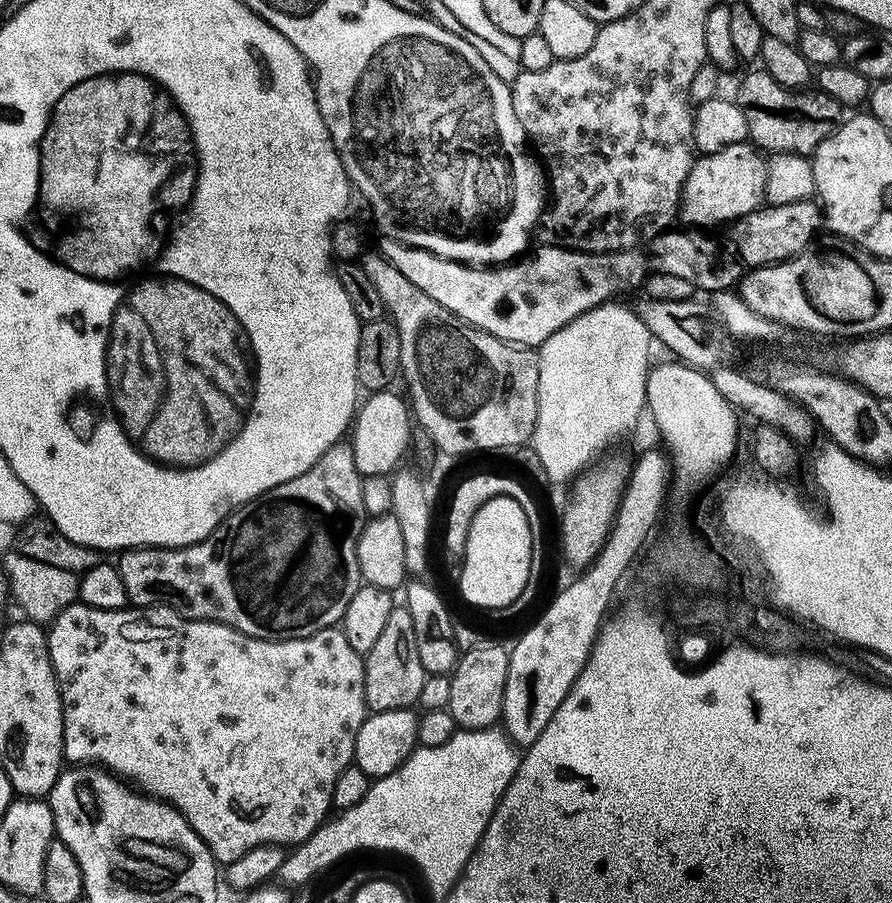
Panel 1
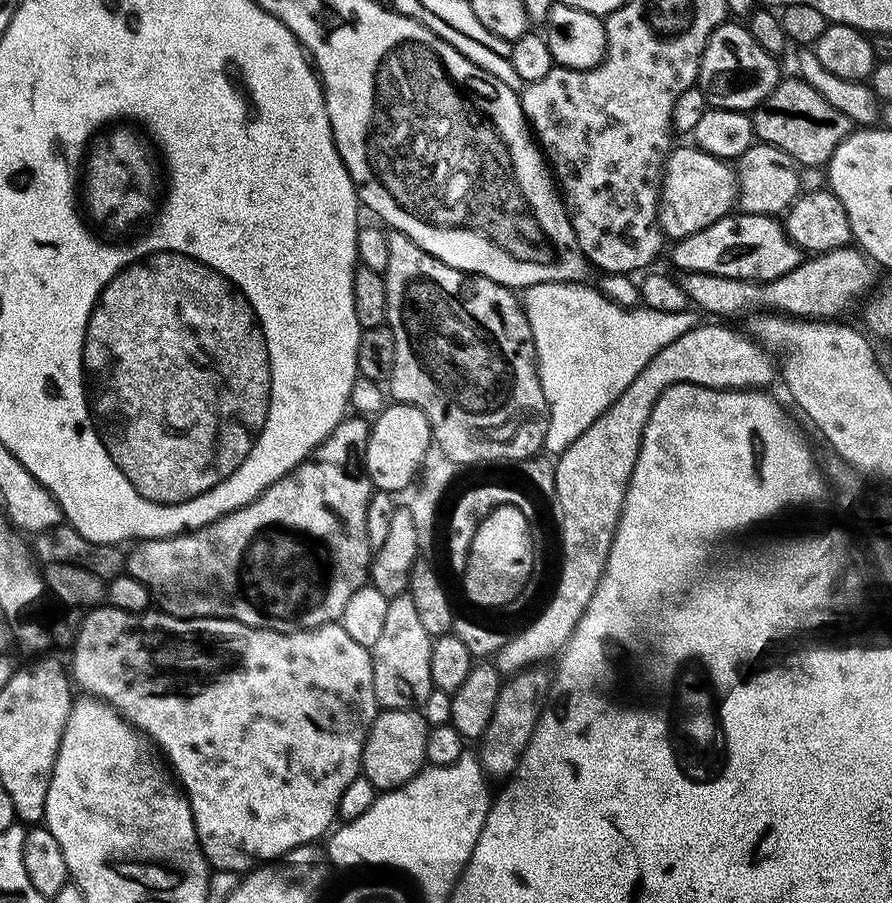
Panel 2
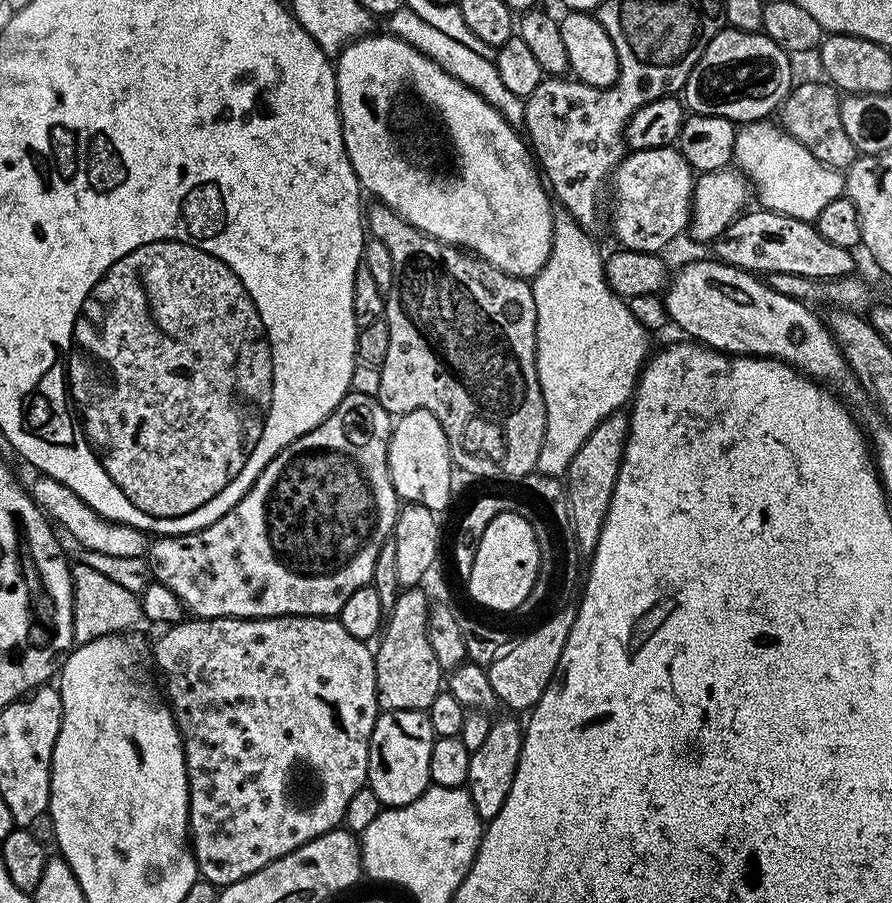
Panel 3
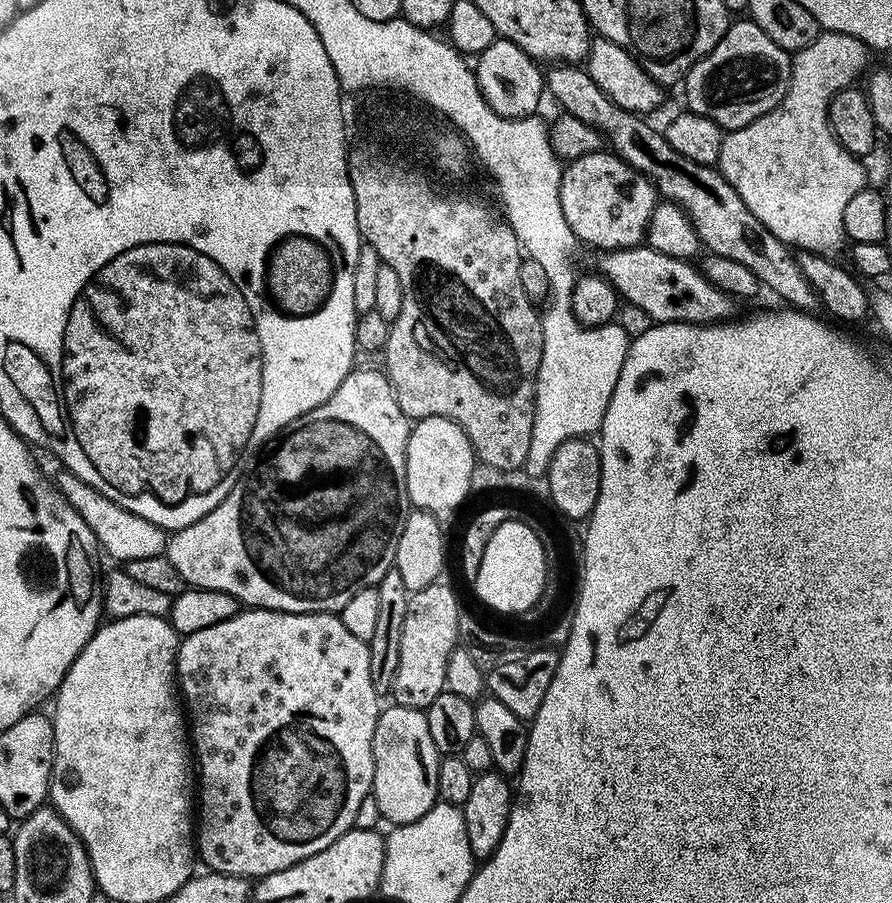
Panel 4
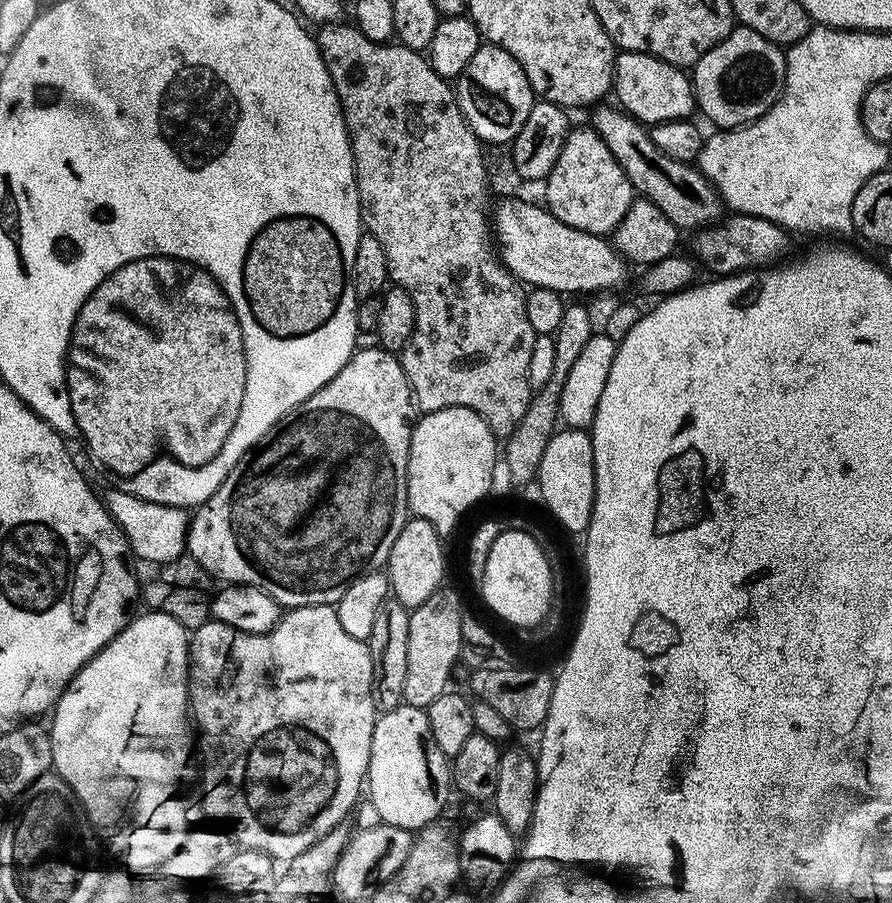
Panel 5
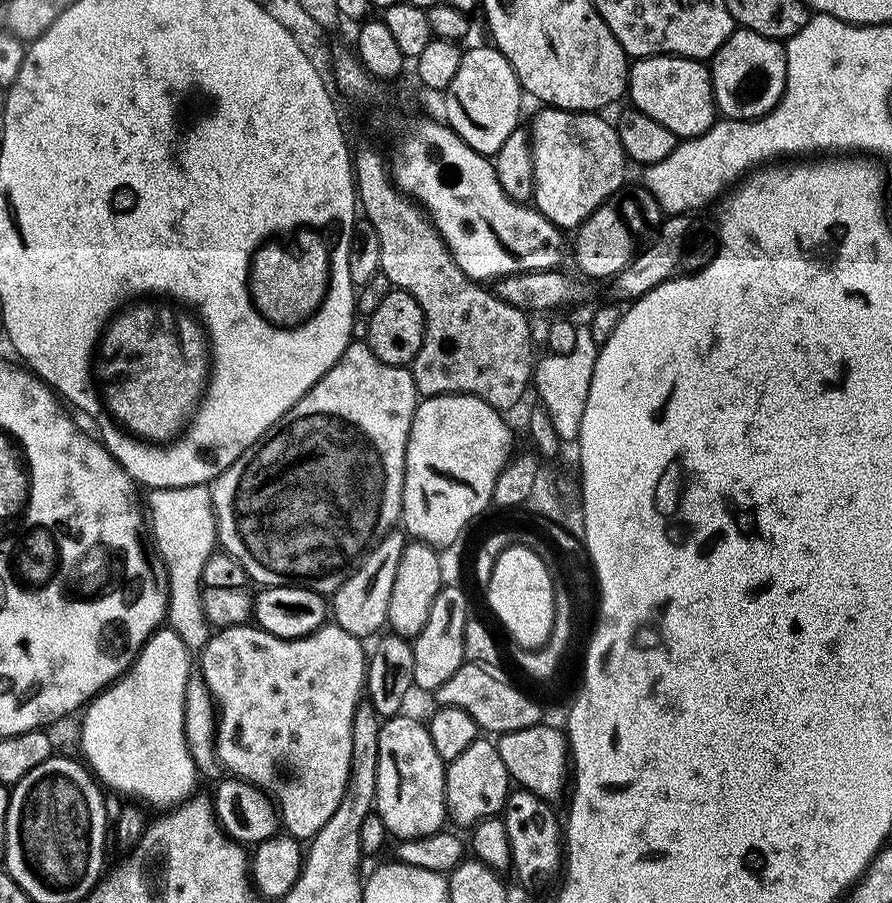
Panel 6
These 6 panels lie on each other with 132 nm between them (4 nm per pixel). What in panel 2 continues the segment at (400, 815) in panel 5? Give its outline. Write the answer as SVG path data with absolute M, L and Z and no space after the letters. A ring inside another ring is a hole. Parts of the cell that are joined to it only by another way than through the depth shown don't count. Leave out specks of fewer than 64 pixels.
M407 708L384 710L364 739L364 759L362 774L377 790L400 788L410 778L414 778L425 767L427 761L426 744L430 726L419 711Z

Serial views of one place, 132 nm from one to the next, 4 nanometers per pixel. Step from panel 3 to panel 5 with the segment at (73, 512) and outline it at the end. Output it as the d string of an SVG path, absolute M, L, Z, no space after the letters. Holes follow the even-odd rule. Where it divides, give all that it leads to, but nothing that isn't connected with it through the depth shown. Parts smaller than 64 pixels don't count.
M115 486L109 487L108 493L103 493L104 505L109 514L116 519L124 536L128 539L128 547L133 557L141 556L150 563L159 565L185 555L188 539L190 516L183 508L162 506L154 502L146 502L129 492L123 492Z

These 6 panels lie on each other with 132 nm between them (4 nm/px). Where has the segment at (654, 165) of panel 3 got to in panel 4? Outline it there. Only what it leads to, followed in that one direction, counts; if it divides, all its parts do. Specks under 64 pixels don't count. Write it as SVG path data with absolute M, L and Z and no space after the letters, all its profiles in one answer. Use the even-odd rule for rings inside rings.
M608 150L579 156L563 169L560 177L560 205L562 214L566 214L570 230L581 245L589 244L592 248L600 248L599 250L637 247L645 239L657 203L658 193L648 179Z

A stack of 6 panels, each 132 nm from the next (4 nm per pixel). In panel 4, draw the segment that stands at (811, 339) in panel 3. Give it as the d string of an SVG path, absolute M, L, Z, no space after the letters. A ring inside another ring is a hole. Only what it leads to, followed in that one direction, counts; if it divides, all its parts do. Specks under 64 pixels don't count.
M647 246L614 248L601 256L599 275L614 285L621 301L646 310L655 323L715 324L737 315L737 301L715 288L695 263L658 254Z

